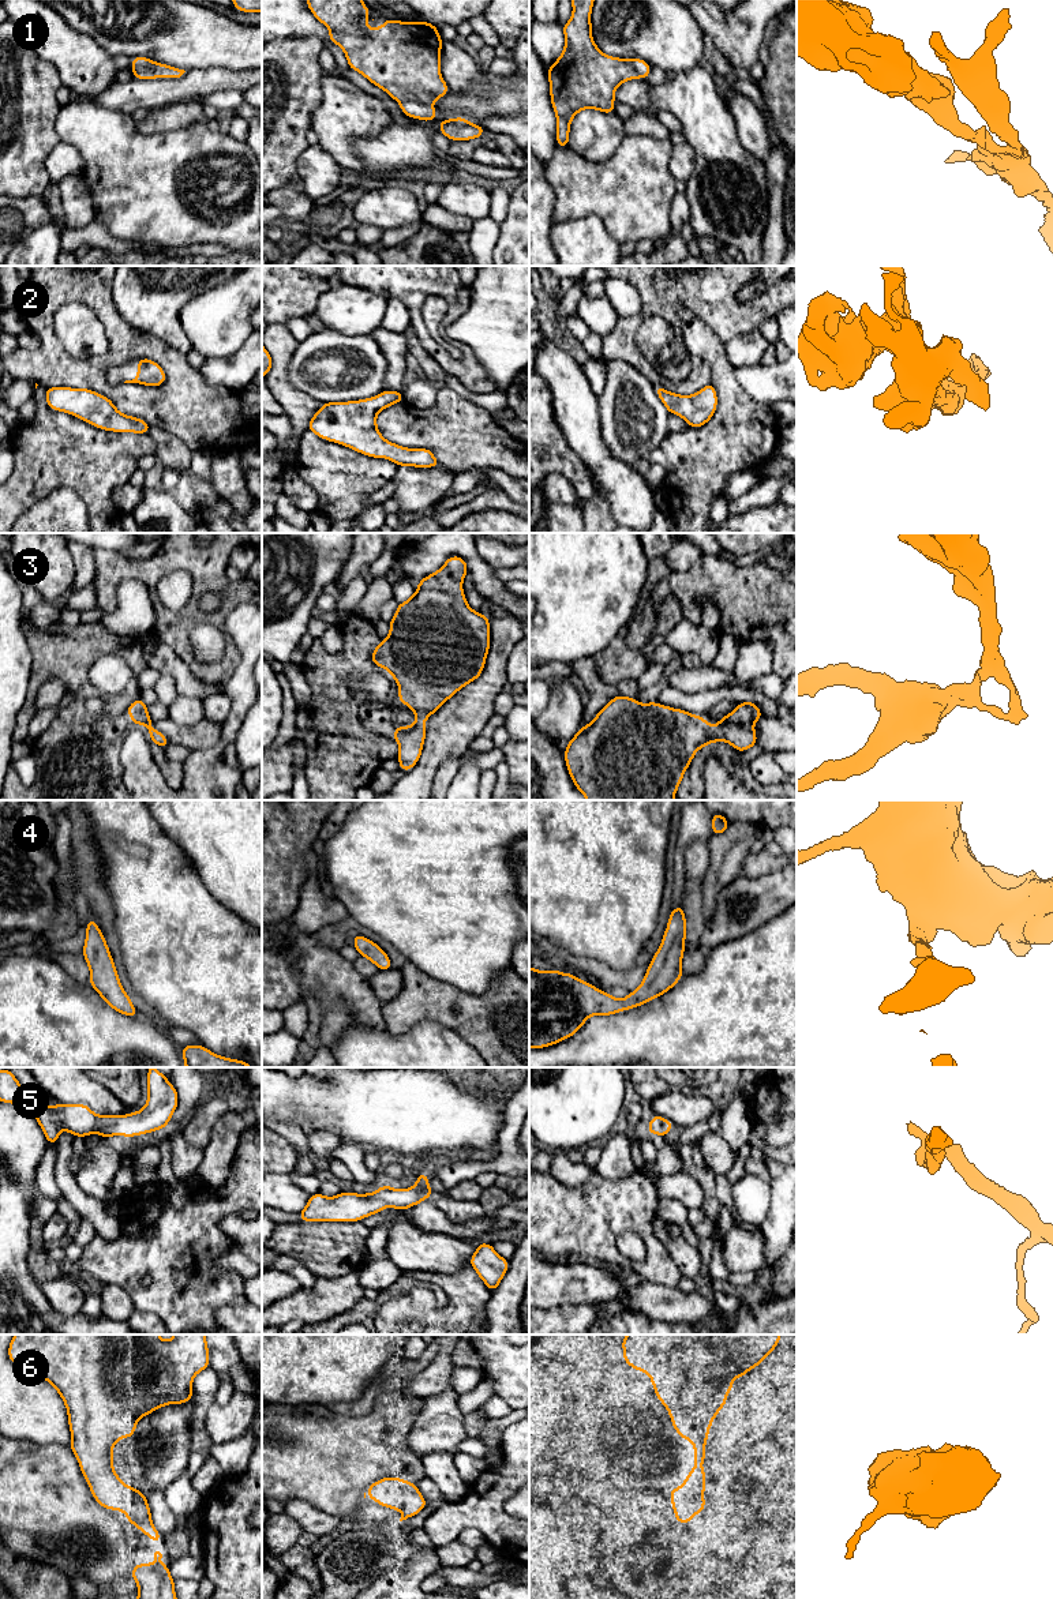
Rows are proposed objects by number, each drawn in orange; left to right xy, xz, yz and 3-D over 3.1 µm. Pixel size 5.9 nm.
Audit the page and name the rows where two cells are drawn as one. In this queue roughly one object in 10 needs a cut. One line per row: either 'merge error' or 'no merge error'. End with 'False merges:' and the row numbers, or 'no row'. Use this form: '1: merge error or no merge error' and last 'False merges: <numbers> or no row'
1: no merge error
2: no merge error
3: no merge error
4: no merge error
5: no merge error
6: no merge error
False merges: no row

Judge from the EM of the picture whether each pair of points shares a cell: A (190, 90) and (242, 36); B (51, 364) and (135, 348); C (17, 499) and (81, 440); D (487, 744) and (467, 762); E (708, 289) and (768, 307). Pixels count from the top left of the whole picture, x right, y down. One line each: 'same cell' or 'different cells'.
A: different cells
B: same cell
C: same cell
D: different cells
E: same cell

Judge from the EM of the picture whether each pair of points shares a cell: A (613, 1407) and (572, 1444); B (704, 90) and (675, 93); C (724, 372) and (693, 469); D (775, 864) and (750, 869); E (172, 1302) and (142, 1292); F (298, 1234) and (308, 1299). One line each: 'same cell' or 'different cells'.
A: same cell
B: same cell
C: same cell
D: same cell
E: same cell
F: different cells

